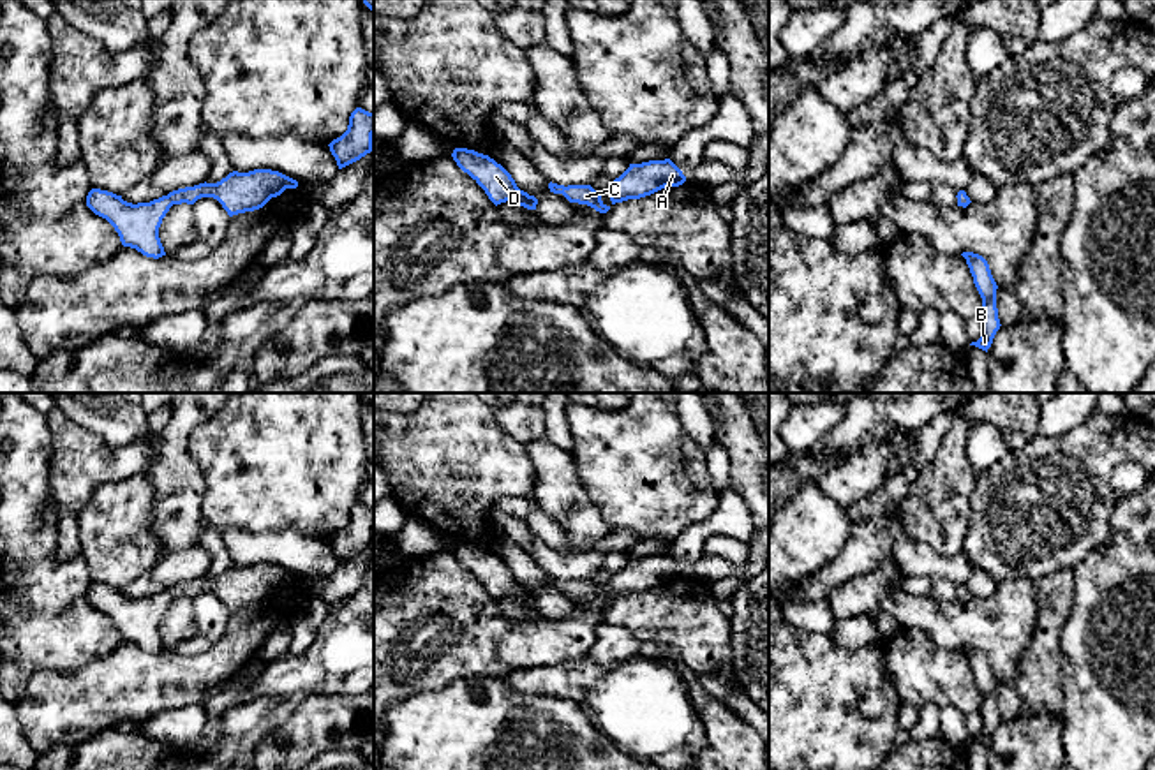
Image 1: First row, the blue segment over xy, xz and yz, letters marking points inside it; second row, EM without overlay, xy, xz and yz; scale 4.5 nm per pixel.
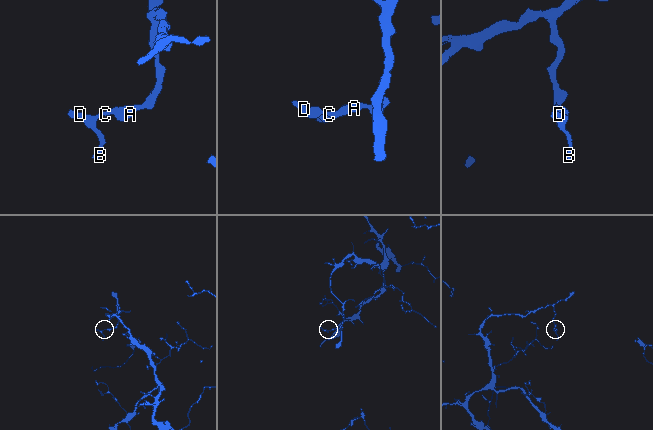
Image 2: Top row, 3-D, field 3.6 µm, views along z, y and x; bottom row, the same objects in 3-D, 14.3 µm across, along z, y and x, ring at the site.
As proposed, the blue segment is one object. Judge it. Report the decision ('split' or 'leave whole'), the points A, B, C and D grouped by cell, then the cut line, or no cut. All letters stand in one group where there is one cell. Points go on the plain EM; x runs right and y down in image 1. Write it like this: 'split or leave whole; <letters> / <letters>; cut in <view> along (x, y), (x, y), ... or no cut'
leave whole; A B C D; no cut

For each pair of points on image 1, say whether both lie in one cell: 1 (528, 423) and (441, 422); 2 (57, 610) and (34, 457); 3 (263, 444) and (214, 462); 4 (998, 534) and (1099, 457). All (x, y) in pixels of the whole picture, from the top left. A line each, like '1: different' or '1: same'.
1: different
2: same
3: same
4: same

